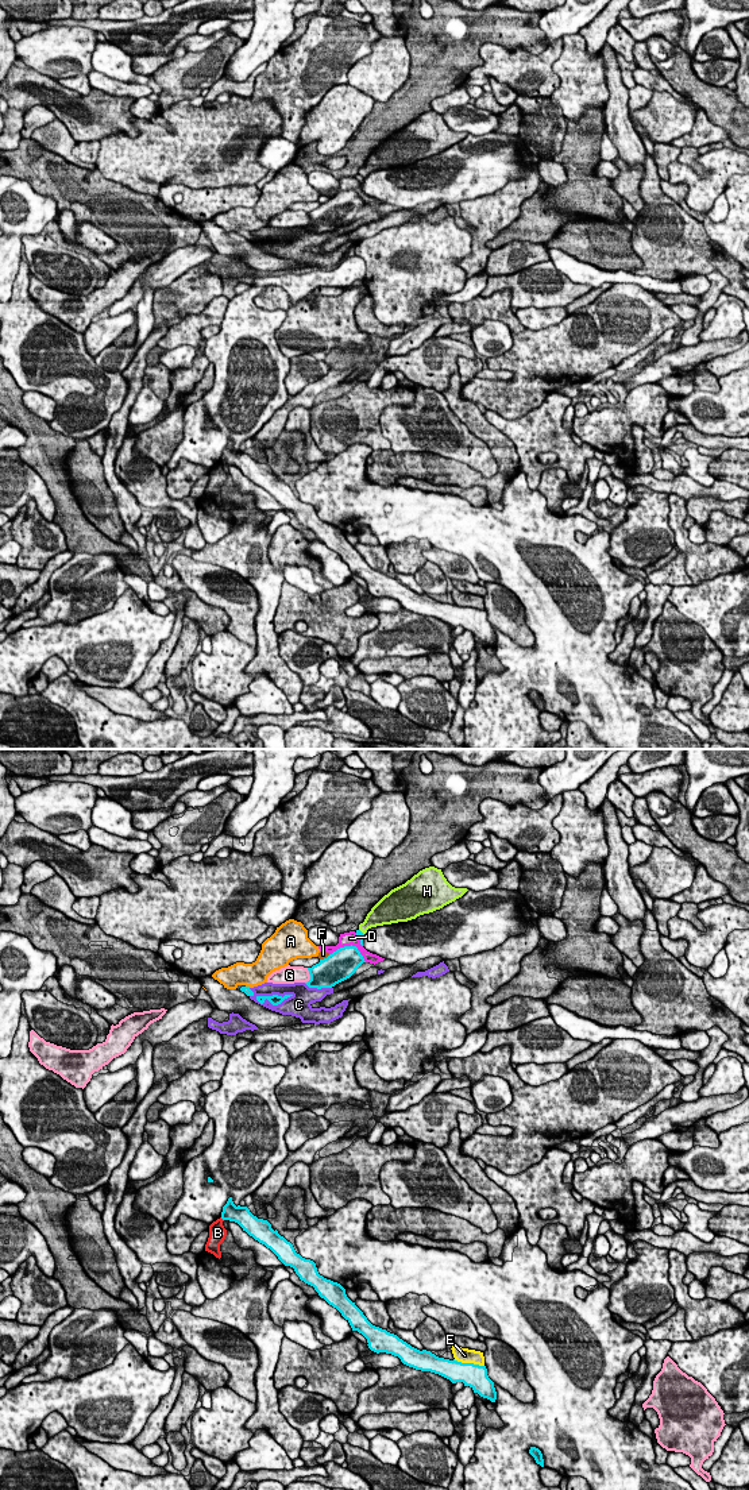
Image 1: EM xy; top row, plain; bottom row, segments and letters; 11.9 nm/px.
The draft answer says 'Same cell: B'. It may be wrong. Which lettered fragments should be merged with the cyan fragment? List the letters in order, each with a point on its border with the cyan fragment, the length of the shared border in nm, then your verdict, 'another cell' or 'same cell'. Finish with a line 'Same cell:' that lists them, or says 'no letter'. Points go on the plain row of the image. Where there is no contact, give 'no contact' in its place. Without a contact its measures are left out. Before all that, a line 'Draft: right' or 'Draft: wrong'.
Draft: wrong
A: xy (248, 231) | 70 nm | another cell
B: no contact | another cell
C: xy (270, 240) | 550 nm | another cell
D: xy (350, 190) | 460 nm | another cell
E: xy (468, 608) | 380 nm | another cell
F: xy (324, 203) | 140 nm | another cell
G: xy (311, 220) | 190 nm | another cell
H: xy (361, 176) | 100 nm | another cell
Same cell: no letter

